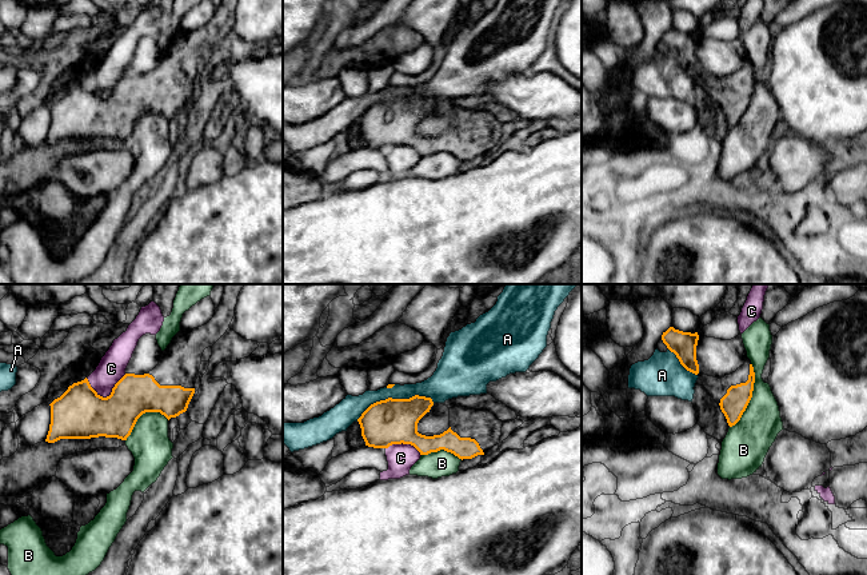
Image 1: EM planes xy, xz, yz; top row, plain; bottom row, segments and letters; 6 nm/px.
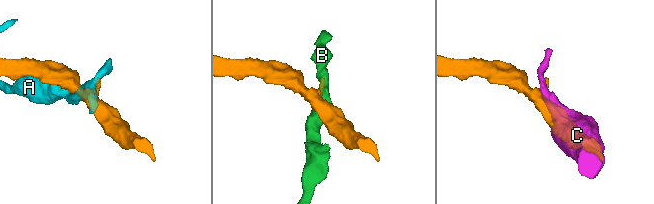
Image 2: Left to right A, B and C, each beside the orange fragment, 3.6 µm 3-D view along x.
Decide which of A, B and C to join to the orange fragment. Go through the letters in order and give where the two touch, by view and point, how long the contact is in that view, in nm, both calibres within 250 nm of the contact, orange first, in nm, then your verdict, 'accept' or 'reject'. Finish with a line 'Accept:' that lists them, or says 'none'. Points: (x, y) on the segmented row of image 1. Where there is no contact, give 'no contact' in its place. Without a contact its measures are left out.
A: xz (394, 399) | 480 nm | 280/130 nm | reject
B: yz (751, 396) | 420 nm | 160/260 nm | reject
C: xy (107, 396) | 240 nm | 300/160 nm | reject
Accept: none

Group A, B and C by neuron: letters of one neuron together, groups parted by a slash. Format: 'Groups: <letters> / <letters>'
Groups: A / B / C

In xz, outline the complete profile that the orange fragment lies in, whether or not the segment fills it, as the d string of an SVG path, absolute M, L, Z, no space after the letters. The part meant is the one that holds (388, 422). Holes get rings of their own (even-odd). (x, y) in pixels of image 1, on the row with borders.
M415 395L371 404L357 419L365 446L388 448L392 444L411 444L420 455L444 450L459 459L484 455L500 443L503 422L487 410L450 408L450 428L440 435L417 432L419 420L429 412L431 398Z

